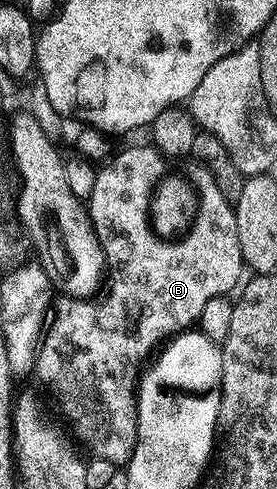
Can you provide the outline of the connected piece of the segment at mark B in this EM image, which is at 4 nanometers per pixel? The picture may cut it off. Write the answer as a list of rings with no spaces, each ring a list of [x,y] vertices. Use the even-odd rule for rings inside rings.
[[[146,143],[146,145],[133,145],[130,149],[123,150],[117,158],[115,157],[108,163],[102,164],[96,170],[94,190],[91,191],[91,195],[87,200],[87,212],[89,214],[89,224],[93,227],[93,234],[97,237],[98,244],[101,245],[104,264],[108,268],[110,265],[111,268],[118,269],[121,273],[113,273],[110,277],[108,274],[107,283],[109,279],[109,290],[106,293],[98,292],[96,295],[87,297],[66,297],[61,295],[52,302],[51,316],[48,318],[43,330],[43,336],[39,342],[35,374],[37,373],[38,379],[57,396],[57,401],[61,404],[61,413],[69,420],[70,426],[68,425],[68,428],[71,430],[71,433],[71,428],[73,428],[74,434],[72,433],[72,436],[75,438],[76,444],[86,454],[89,452],[89,455],[92,455],[94,458],[109,460],[116,467],[121,467],[131,459],[133,448],[137,442],[135,382],[138,380],[139,370],[142,368],[143,362],[150,356],[149,351],[153,347],[155,349],[164,339],[186,332],[190,327],[196,326],[199,315],[203,313],[203,306],[208,300],[232,294],[232,289],[235,288],[234,290],[236,290],[239,282],[242,280],[241,269],[243,270],[243,262],[239,251],[239,231],[237,230],[237,214],[234,206],[225,198],[223,191],[219,191],[219,186],[215,184],[215,179],[206,165],[202,165],[196,159],[181,159],[176,163],[171,163],[170,158],[149,143]],[[129,165],[137,165],[137,170],[134,173],[129,173]]]

